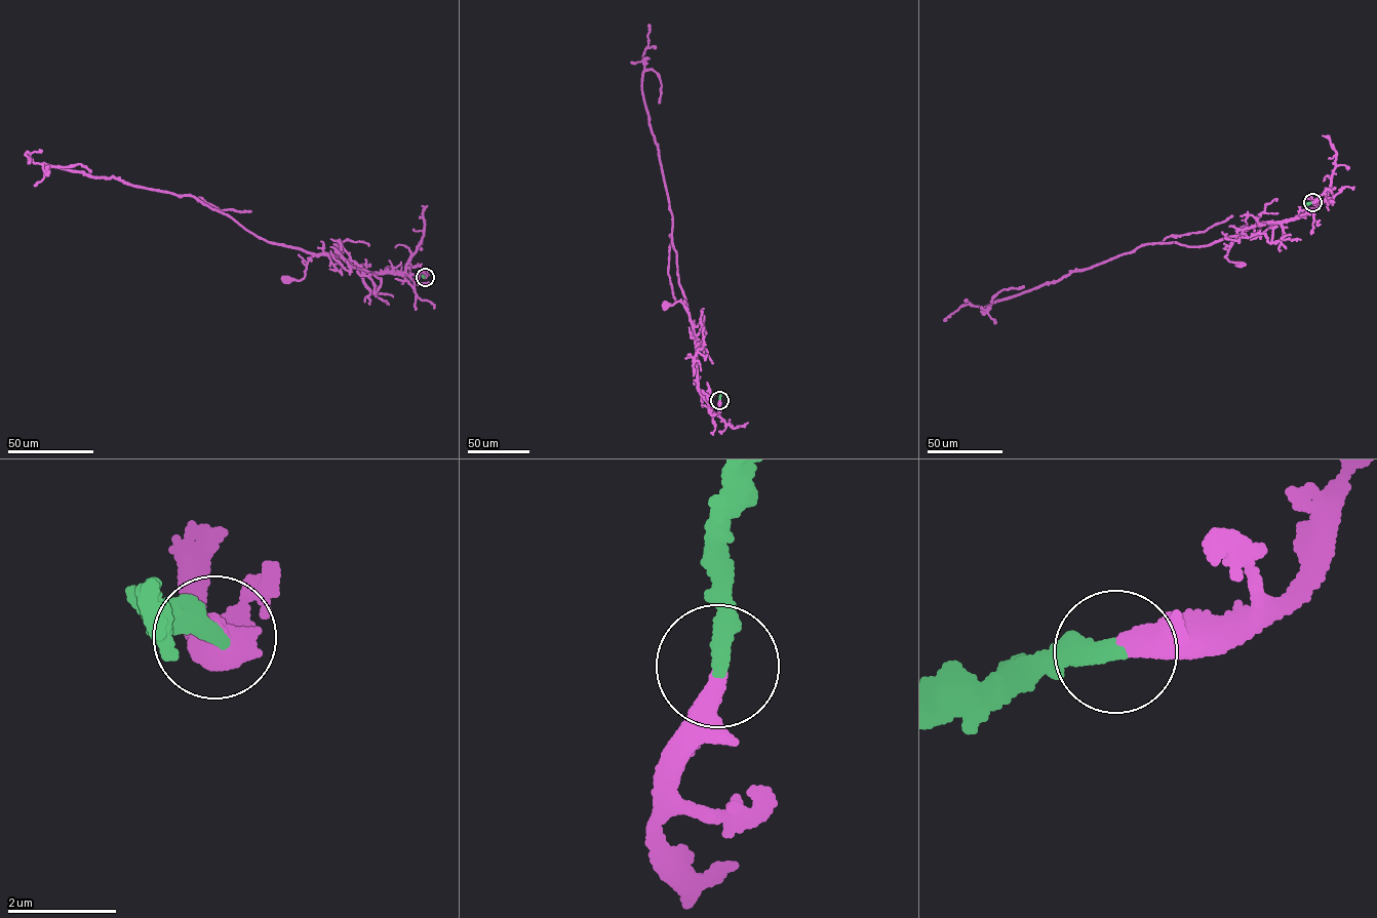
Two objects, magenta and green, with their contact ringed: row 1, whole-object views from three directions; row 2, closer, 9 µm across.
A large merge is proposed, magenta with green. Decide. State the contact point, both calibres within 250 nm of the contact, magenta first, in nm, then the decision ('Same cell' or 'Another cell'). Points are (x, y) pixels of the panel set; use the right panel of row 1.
Place: (1312, 202). Thickness 480 nm (magenta) against 400 nm. Same cell

